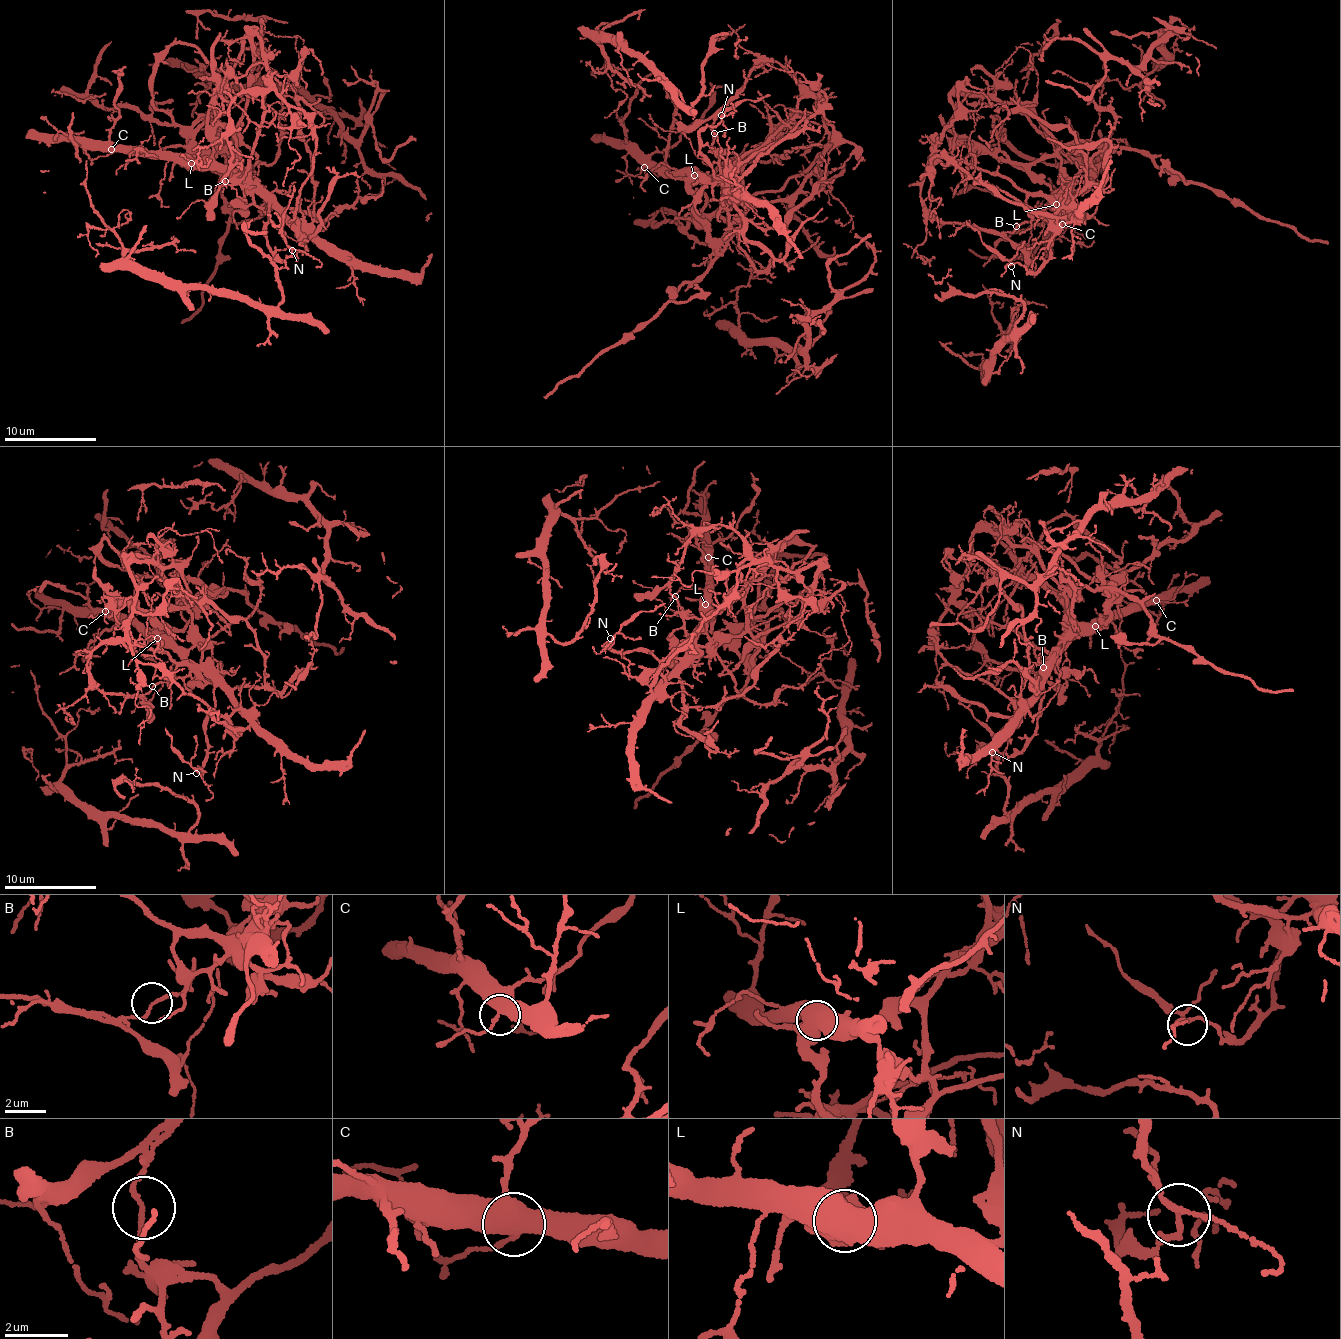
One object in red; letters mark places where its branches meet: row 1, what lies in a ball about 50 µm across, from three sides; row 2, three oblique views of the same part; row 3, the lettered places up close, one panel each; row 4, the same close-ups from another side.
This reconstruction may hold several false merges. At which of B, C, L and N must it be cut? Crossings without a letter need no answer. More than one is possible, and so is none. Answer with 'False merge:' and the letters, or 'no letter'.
False merge: B, L

